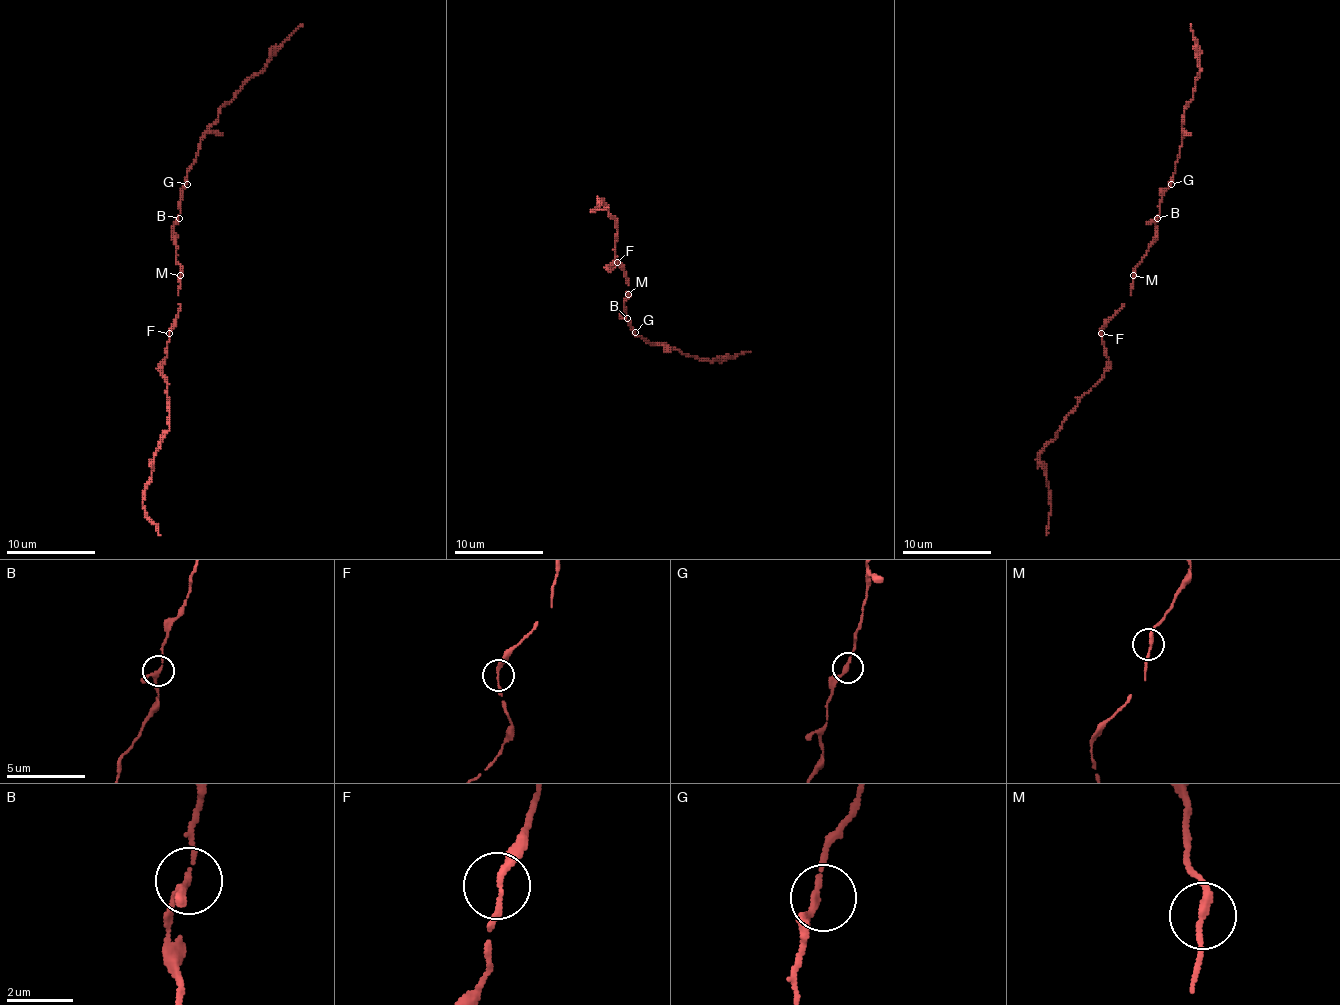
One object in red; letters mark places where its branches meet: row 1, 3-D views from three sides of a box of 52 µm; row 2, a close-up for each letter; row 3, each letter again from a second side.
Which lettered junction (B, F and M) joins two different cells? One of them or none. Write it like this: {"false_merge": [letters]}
{"false_merge": []}

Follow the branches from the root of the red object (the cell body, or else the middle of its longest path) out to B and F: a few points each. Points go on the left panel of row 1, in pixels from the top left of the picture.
B: (180, 275), (176, 242), (171, 235), (171, 226), (178, 217)
F: (180, 275), (180, 311), (169, 333)

